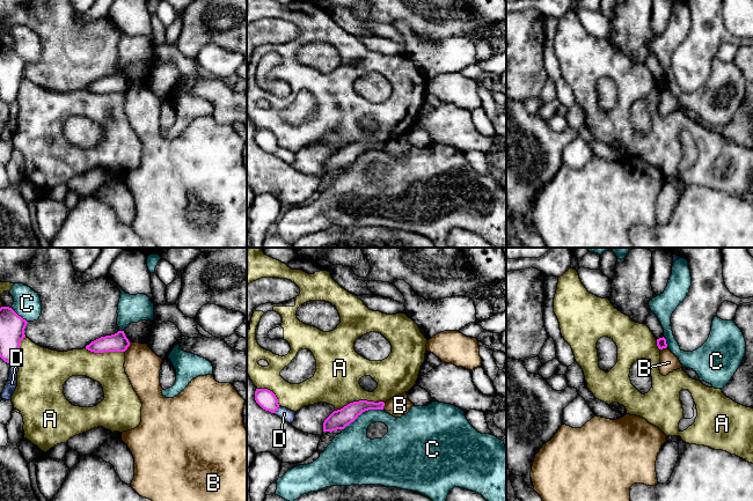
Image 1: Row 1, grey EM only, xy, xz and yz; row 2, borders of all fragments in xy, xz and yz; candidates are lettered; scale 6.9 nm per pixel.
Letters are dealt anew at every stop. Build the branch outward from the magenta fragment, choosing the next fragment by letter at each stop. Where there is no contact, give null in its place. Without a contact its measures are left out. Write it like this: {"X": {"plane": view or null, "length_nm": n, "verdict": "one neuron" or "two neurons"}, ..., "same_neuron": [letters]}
{"A": {"plane": "xz", "length_nm": 360, "verdict": "two neurons"}, "B": {"plane": "xy", "length_nm": 80, "verdict": "two neurons"}, "C": {"plane": "xz", "length_nm": 320, "verdict": "two neurons"}, "D": {"plane": "xy", "length_nm": 80, "verdict": "two neurons"}, "same_neuron": []}

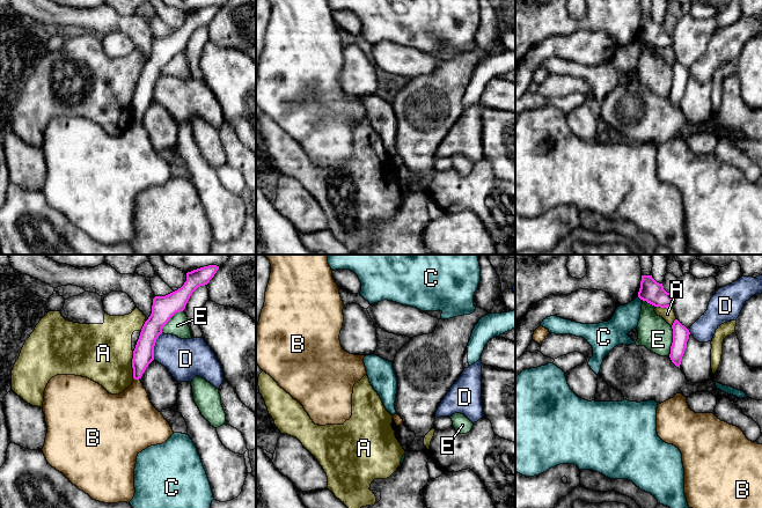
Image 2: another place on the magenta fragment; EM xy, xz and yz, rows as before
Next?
{"A": {"plane": "xy", "length_nm": 200, "verdict": "two neurons"}, "B": {"plane": "xy", "length_nm": 40, "verdict": "one neuron"}, "C": {"plane": "yz", "length_nm": 40, "verdict": "two neurons"}, "D": {"plane": "xy", "length_nm": 200, "verdict": "two neurons"}, "E": {"plane": "yz", "length_nm": 200, "verdict": "two neurons"}, "same_neuron": ["B"]}

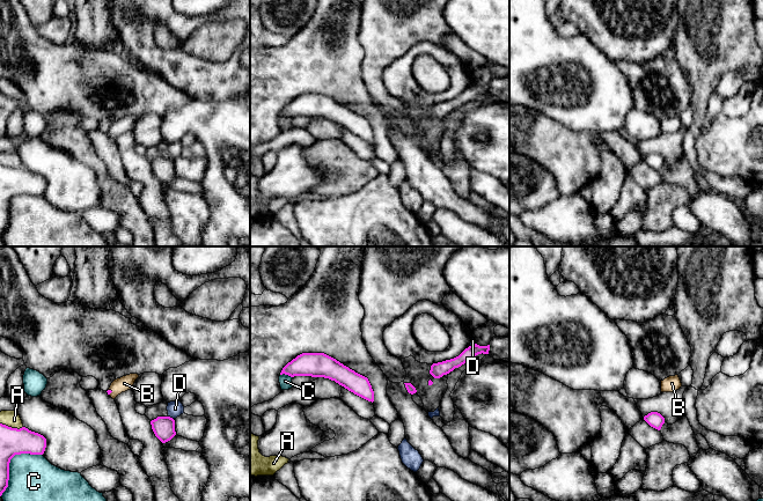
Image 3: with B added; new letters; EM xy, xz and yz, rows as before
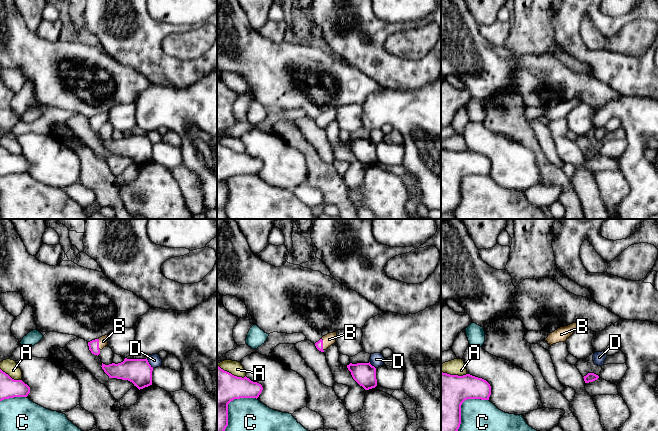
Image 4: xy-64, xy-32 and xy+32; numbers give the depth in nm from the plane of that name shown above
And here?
{"A": {"plane": "xy", "length_nm": 160, "verdict": "two neurons"}, "B": {"plane": "xy", "length_nm": 50, "verdict": "one neuron"}, "C": {"plane": "xy", "length_nm": 420, "verdict": "two neurons"}, "D": {"plane": "xy", "length_nm": 50, "verdict": "two neurons"}, "same_neuron": ["B"]}

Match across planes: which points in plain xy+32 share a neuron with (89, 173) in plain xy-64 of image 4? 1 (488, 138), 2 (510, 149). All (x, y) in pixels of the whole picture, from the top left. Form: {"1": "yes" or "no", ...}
{"1": "no", "2": "no"}

